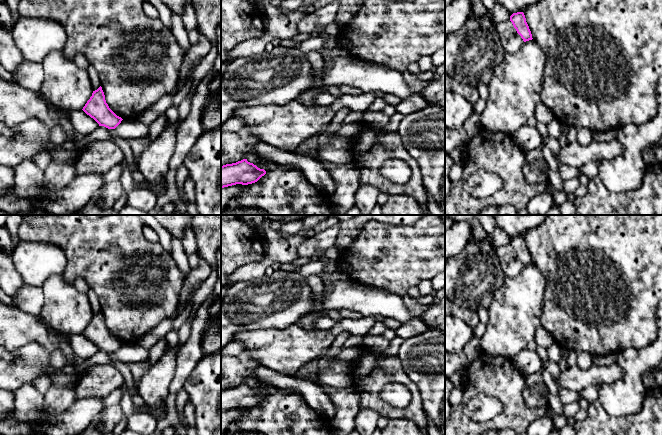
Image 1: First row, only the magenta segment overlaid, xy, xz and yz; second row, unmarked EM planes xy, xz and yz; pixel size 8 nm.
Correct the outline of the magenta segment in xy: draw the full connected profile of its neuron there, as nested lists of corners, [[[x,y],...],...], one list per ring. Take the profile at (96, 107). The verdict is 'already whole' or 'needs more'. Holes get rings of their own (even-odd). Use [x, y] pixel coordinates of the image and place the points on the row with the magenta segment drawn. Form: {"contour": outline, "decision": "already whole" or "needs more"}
{"contour": [[[101,86],[93,91],[92,96],[82,110],[93,118],[99,126],[108,129],[115,129],[123,120],[109,108]]], "decision": "already whole"}

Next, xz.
{"contour": [[[243,159],[236,163],[221,166],[221,188],[242,184],[248,185],[257,182],[266,174],[264,169]]], "decision": "already whole"}

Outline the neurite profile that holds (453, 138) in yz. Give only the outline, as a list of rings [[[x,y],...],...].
[[[445,127],[445,153],[449,154],[459,146],[466,145],[468,137],[463,129],[453,130]]]

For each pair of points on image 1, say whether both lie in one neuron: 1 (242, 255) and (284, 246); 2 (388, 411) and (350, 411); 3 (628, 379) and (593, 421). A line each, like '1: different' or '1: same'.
1: different
2: different
3: different

